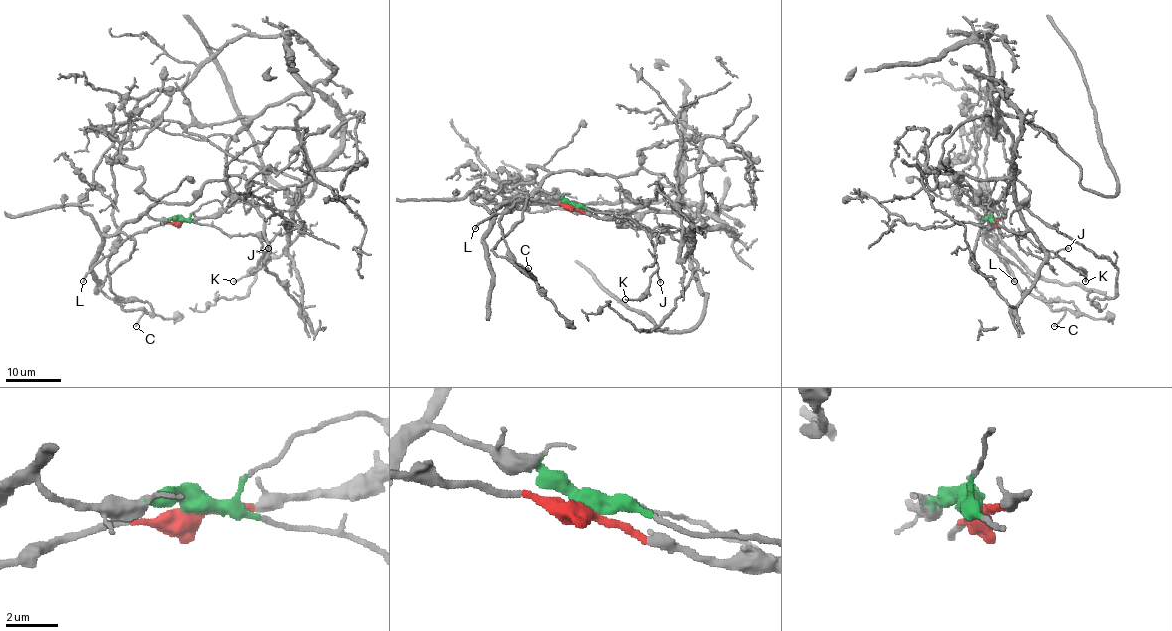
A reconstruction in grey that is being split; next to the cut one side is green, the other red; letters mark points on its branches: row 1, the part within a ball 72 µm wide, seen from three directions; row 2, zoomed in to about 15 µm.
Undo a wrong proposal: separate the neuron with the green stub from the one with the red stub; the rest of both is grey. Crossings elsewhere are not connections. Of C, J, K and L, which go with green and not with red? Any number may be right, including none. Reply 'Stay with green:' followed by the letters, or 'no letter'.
Stay with green: J, K

